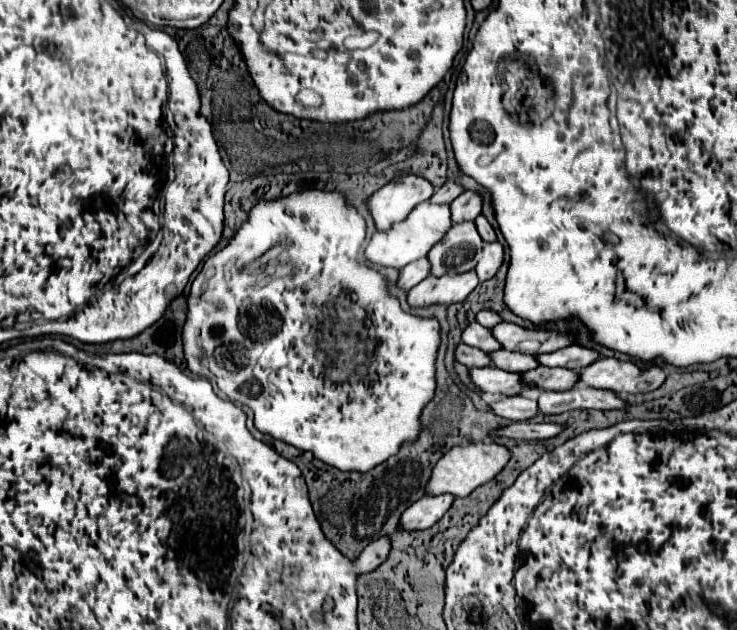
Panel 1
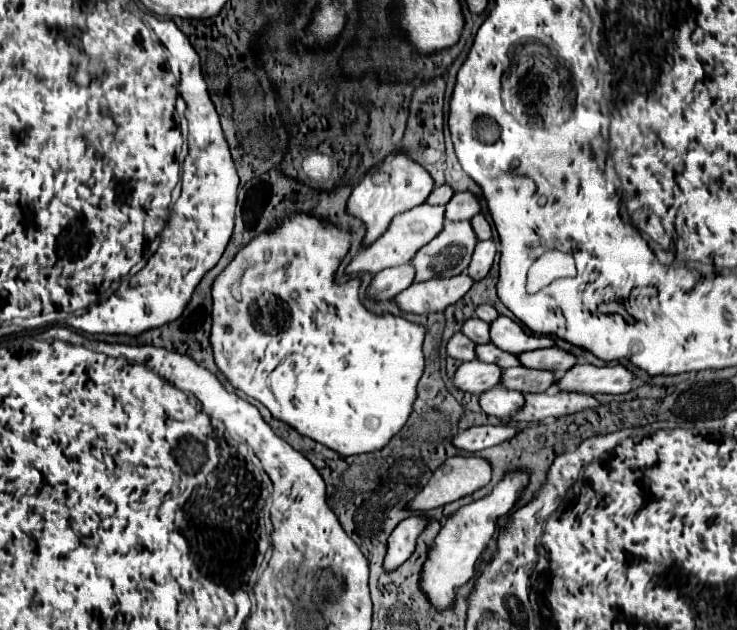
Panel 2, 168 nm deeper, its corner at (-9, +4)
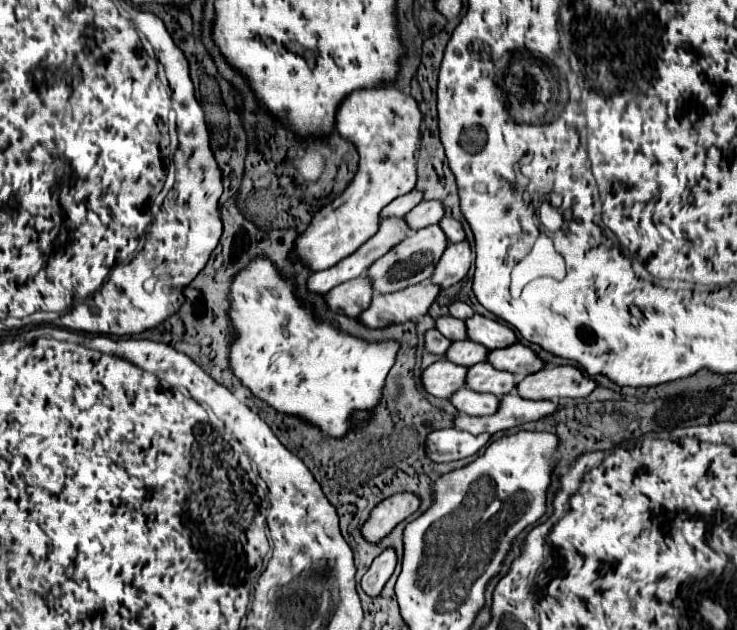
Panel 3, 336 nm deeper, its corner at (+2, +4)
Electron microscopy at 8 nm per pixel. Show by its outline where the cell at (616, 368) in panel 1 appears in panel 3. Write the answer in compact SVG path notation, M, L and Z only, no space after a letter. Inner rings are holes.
M556 366L534 372L518 382L518 394L528 400L584 398L596 388L596 380L588 378L576 366Z

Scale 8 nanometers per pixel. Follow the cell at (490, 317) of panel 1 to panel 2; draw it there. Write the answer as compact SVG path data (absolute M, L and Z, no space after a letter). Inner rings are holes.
M483 304L483 306L475 308L475 316L477 316L477 318L481 318L483 322L493 322L493 320L495 320L499 314L497 314L497 310L495 310L493 306Z

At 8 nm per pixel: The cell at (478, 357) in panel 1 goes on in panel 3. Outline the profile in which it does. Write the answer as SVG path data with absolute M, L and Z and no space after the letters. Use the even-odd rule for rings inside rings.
M428 330L426 332L426 350L428 352L438 354L438 356L446 356L450 346L452 346L452 342L446 336L442 336L438 330Z

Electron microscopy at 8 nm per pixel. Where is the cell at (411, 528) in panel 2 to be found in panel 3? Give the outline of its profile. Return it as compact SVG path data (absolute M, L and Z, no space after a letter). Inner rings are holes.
M386 548L380 556L374 558L372 566L368 568L368 572L362 578L362 590L368 596L378 596L380 590L384 588L386 580L392 576L394 568L396 568L396 550L394 548Z

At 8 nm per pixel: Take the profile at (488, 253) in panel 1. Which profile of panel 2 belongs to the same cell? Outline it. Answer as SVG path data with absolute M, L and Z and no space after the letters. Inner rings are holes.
M485 240L485 242L477 242L475 246L475 252L471 256L471 264L467 266L467 274L473 278L473 280L481 280L483 276L487 276L493 260L495 260L495 252L497 252L497 246L493 240Z

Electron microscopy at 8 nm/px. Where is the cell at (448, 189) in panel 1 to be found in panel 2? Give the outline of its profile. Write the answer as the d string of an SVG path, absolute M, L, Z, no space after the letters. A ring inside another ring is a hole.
M443 184L443 186L433 188L431 196L425 202L431 204L431 206L439 206L439 204L447 204L451 200L451 196L453 196L453 188L447 186L447 184Z

